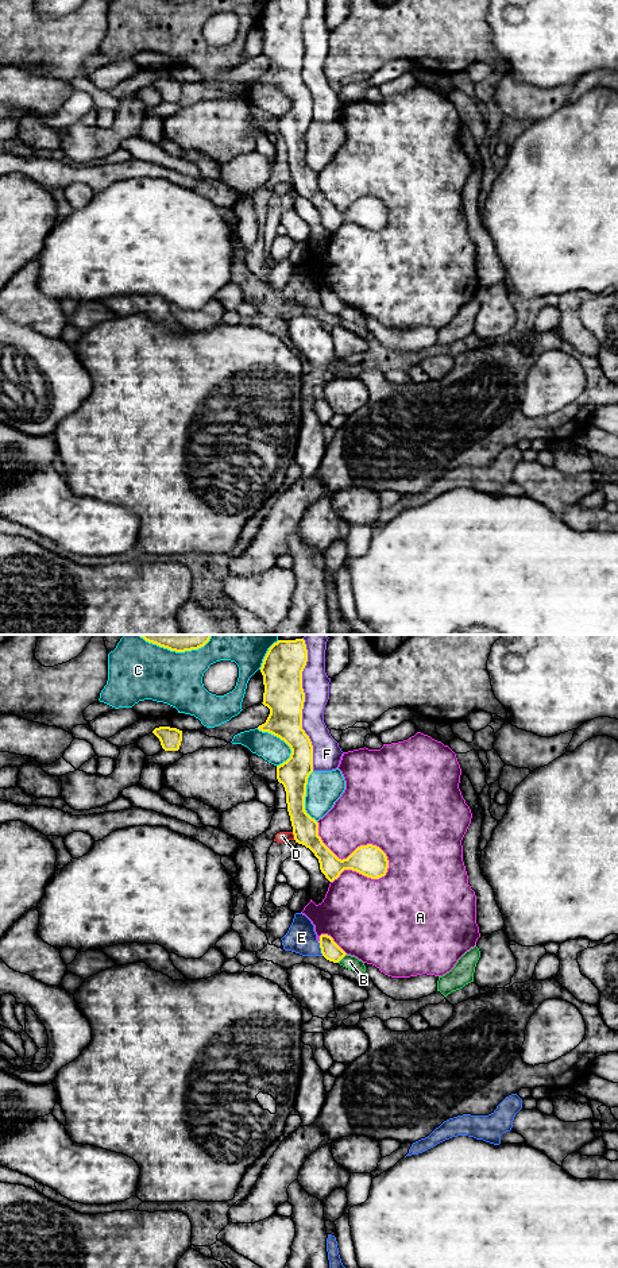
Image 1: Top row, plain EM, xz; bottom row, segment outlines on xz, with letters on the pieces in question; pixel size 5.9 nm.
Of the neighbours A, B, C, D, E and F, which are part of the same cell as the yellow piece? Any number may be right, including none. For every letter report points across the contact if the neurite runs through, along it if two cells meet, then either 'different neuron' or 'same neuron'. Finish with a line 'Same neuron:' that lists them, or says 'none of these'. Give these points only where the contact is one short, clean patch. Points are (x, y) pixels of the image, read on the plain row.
A: different neuron
B: border along xz (346, 305), (338, 313); different neuron
C: different neuron
D: different neuron
E: border along xz (317, 293), (323, 307); different neuron
F: different neuron
Same neuron: none of these

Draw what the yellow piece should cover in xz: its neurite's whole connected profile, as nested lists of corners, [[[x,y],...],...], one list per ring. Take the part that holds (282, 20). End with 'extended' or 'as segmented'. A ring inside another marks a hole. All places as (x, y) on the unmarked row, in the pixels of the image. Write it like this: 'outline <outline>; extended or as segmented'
outline [[[269,0],[260,19],[264,36],[262,55],[270,61],[270,66],[258,81],[279,89],[291,101],[290,109],[277,117],[277,131],[286,143],[294,192],[314,205],[329,234],[344,221],[379,231],[389,220],[387,208],[379,199],[360,197],[341,212],[322,194],[318,174],[305,162],[308,130],[313,124],[313,97],[302,81],[302,23],[306,14],[306,0]]]; as segmented

